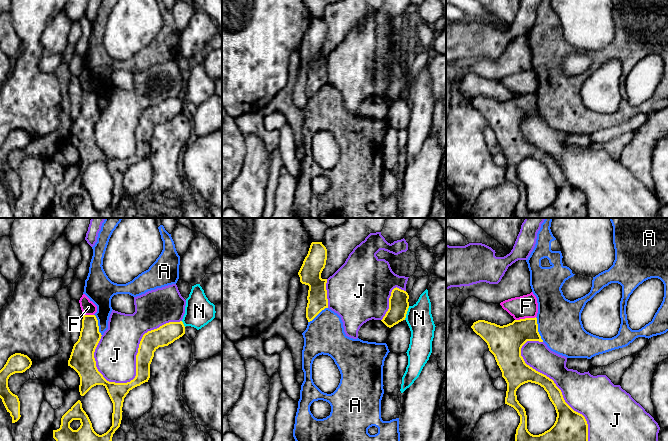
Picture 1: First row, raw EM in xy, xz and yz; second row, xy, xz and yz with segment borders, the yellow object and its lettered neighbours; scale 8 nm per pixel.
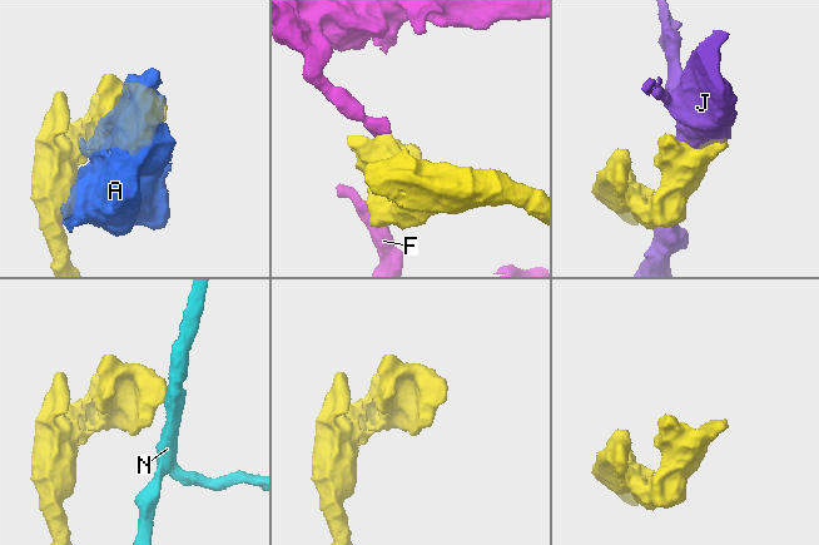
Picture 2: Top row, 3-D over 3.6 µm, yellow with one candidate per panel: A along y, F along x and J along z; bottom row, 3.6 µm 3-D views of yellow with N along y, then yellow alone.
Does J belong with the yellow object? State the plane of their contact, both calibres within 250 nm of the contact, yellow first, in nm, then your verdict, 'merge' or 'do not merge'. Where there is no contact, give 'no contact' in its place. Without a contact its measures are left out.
meets yellow in xy; 160 nm thick on the yellow side, 340 nm on the other; do not merge

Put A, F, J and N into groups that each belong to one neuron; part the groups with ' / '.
A / F / J / N

